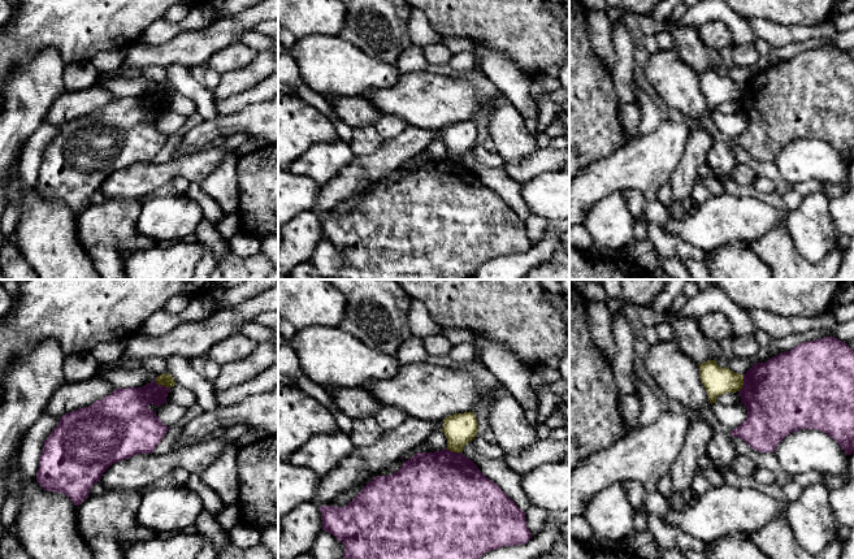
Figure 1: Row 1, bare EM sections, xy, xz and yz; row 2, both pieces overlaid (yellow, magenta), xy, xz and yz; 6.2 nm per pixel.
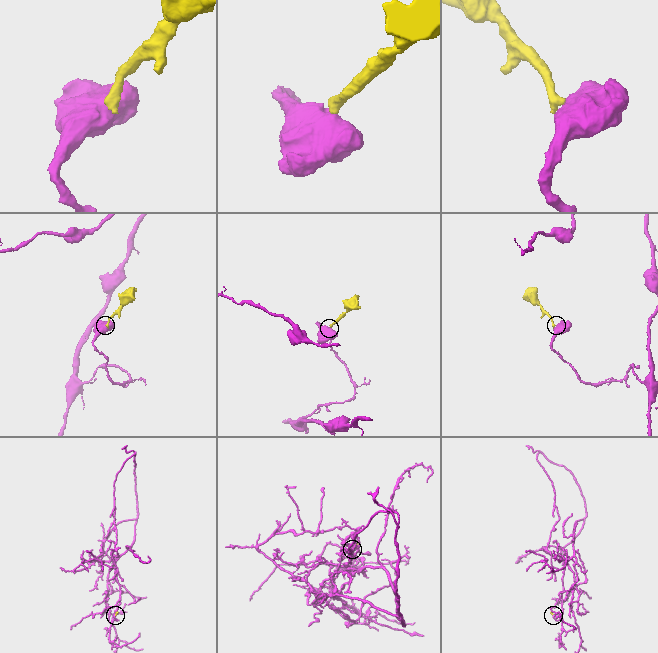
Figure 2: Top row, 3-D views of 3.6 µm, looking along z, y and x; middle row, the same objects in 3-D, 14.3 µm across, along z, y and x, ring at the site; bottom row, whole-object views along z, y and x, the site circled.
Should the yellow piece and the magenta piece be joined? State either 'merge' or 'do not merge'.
do not merge

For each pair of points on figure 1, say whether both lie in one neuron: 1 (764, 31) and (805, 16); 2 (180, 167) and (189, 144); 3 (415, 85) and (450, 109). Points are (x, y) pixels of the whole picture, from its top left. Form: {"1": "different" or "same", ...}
{"1": "different", "2": "different", "3": "same"}

